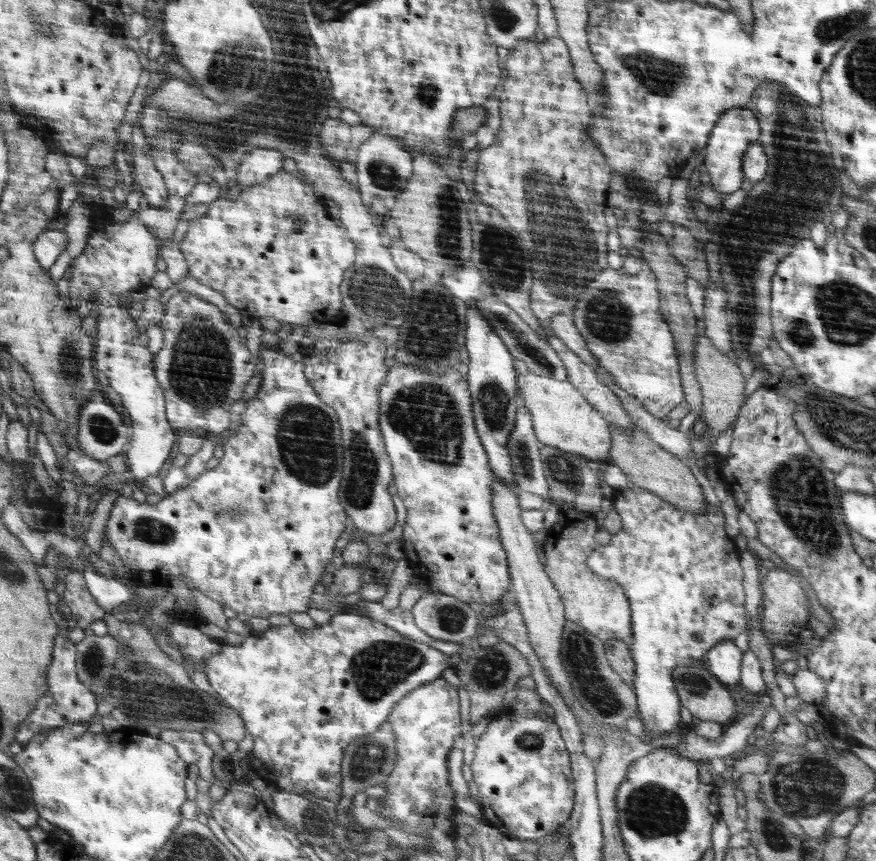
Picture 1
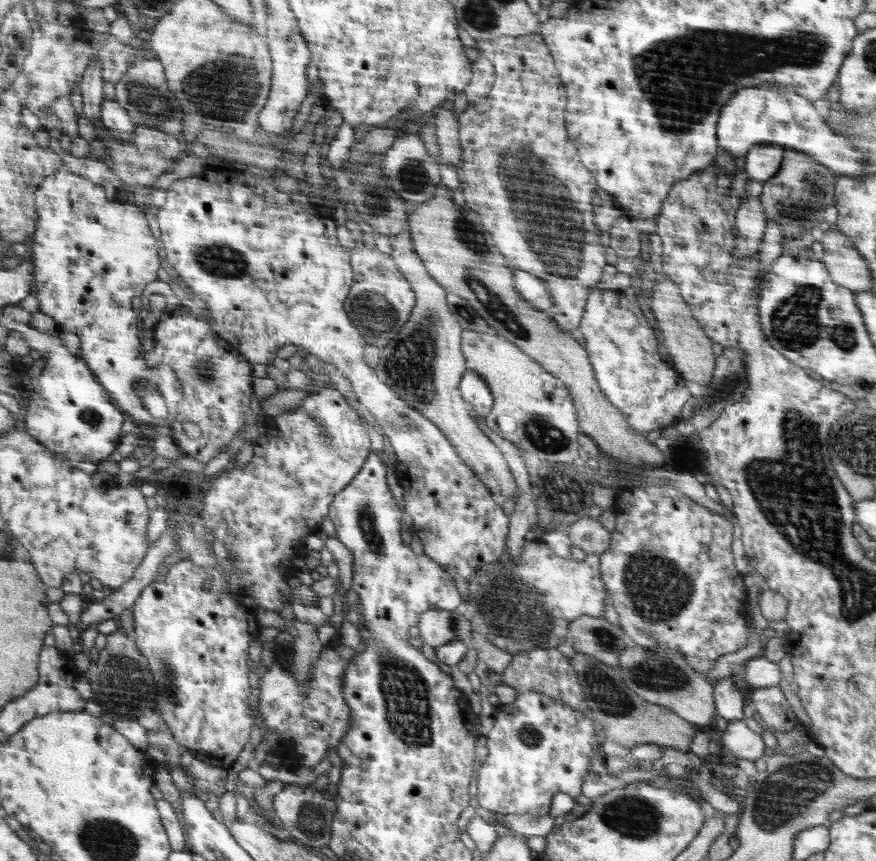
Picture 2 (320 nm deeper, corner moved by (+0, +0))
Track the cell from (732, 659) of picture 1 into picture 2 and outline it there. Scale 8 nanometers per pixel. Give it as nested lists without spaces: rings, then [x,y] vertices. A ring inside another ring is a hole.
[[[734,678],[716,681],[714,693],[720,718],[724,718],[728,722],[745,720],[743,716],[745,700],[735,685]]]

